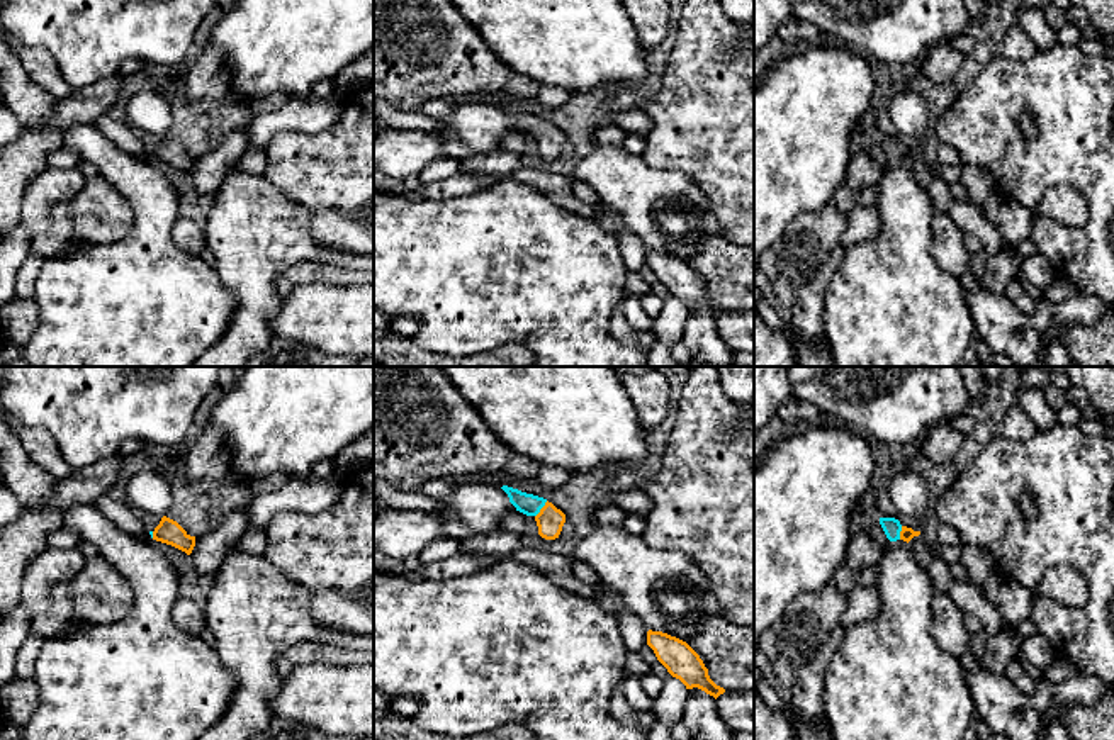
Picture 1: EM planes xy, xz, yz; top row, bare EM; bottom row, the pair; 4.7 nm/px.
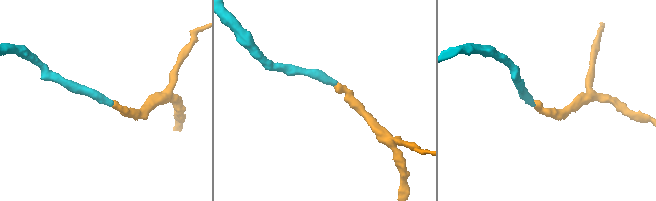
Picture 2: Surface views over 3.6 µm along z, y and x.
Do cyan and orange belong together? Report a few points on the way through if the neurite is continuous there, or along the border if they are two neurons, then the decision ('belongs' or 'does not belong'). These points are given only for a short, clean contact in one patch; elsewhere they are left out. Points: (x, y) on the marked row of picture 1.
across xz (528, 504), (540, 508), (551, 520) | belongs

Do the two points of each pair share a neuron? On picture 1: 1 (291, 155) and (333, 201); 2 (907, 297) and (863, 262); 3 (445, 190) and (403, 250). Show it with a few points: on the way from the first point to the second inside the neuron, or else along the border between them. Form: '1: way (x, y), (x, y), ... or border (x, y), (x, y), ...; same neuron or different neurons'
1: way (303, 167), (325, 189); same neuron
2: way (897, 296), (873, 272); same neuron
3: border (478, 189), (438, 199), (399, 196); different neurons

